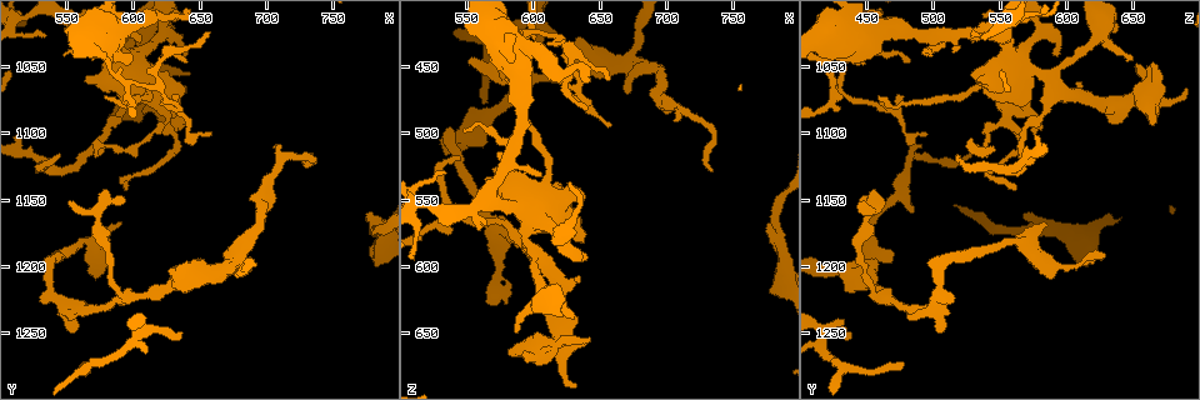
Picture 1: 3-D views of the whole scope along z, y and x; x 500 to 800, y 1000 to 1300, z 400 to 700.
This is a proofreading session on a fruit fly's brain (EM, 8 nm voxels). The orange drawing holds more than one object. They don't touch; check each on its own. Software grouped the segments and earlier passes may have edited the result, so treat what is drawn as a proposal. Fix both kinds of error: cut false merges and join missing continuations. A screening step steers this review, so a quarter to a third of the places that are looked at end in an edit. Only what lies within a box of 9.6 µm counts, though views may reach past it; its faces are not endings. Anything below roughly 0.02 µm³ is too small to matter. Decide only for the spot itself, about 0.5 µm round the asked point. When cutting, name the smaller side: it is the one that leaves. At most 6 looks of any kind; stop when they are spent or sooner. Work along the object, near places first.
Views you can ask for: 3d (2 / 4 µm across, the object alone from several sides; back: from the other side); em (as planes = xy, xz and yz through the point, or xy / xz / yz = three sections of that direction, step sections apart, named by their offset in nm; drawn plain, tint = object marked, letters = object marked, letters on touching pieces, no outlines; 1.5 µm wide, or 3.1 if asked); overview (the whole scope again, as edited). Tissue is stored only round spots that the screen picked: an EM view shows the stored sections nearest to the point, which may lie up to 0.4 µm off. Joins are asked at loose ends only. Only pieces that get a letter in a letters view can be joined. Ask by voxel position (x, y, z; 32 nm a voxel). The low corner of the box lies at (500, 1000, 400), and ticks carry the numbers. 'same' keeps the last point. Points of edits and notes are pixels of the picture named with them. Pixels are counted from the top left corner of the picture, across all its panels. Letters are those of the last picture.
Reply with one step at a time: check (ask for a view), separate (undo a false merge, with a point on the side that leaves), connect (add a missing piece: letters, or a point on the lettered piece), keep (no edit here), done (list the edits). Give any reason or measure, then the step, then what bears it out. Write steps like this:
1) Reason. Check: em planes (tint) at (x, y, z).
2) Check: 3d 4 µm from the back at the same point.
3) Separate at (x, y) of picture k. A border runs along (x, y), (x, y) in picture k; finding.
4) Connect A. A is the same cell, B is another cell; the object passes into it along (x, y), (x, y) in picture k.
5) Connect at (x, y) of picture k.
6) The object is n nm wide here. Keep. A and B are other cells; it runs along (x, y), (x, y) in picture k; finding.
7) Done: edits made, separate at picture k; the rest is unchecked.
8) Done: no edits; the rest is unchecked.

Branch stops here. Check: em planes (letters) at (640, 1048, 482).

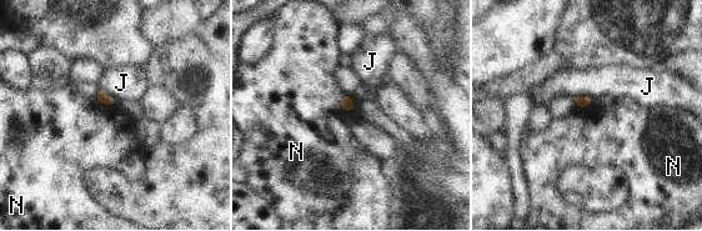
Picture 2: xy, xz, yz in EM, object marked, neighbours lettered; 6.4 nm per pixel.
Keep. J and N are other cells; none of them fits.

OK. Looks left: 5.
Calibre changes. Check: em xy step 8 (tint) at (586, 1036, 556).

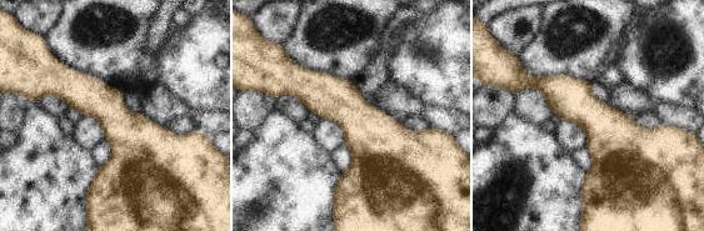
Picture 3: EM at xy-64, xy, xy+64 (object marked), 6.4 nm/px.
See the neighbours. Check: em xy step 8 (letters) at the same point.

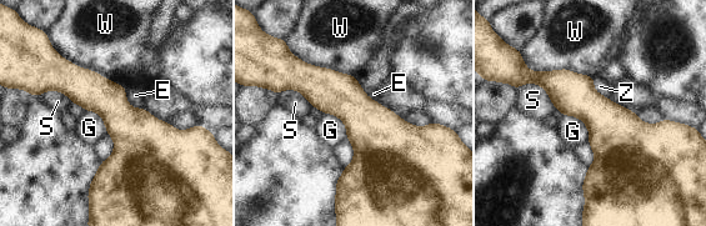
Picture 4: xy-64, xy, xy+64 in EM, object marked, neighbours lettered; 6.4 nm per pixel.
Keep. E, G, S, W and Z are other cells; a border runs along (323, 112), (335, 115), (348, 137) in picture 4; one cell here.

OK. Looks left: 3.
Three arms meet. Check: em planes (letters) at (616, 1064, 428).

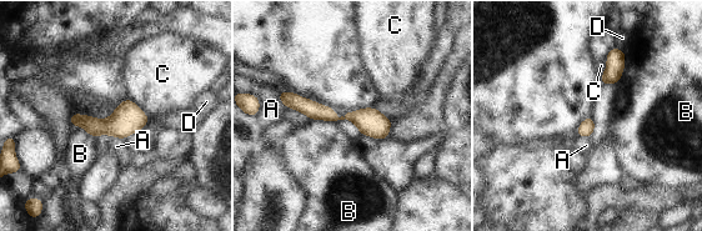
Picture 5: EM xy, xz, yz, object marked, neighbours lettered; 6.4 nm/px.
The object is 110 nm wide here. Keep. A, B, C and D are other cells; continuous, no second cell.

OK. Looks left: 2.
Done: no edits; the rest is unchecked.

